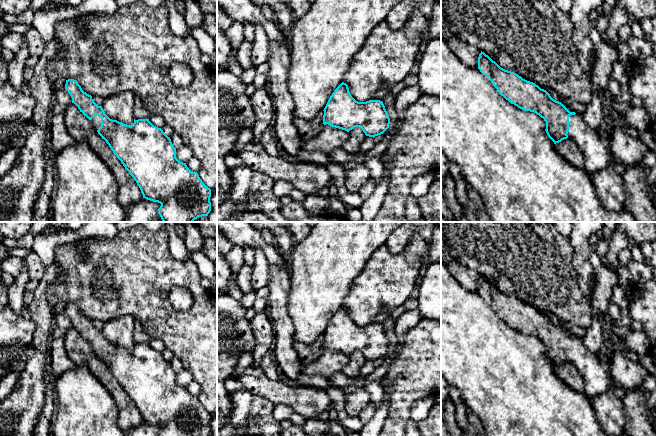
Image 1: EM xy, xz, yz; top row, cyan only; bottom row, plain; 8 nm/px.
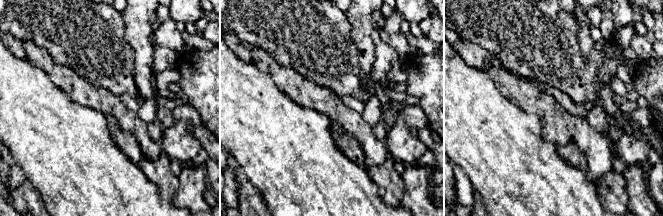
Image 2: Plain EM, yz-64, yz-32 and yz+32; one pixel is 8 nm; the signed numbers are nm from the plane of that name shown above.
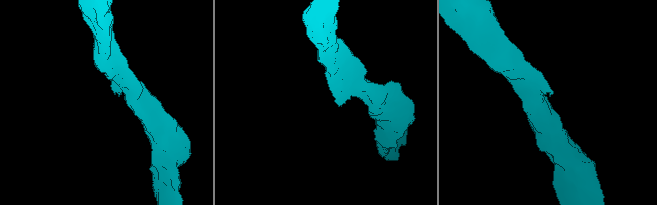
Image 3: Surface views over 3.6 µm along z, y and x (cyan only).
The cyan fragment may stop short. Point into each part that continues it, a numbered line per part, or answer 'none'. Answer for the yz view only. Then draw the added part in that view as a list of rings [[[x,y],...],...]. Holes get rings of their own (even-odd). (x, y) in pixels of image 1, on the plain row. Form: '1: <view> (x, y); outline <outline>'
1: yz (595, 374); outline [[[582,338],[569,340],[568,361],[572,362],[585,382],[585,392],[589,402],[603,395],[611,383],[608,365],[600,362],[584,345]]]

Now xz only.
1: xz (330, 362); outline [[[326,348],[318,359],[305,365],[302,373],[308,376],[321,375],[329,380],[334,374],[341,372],[348,361],[347,355]]]

